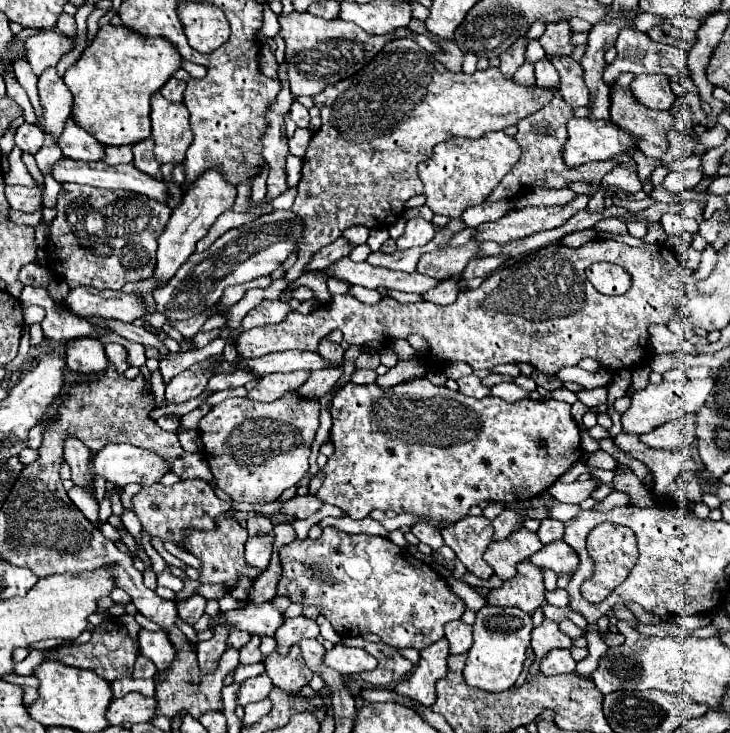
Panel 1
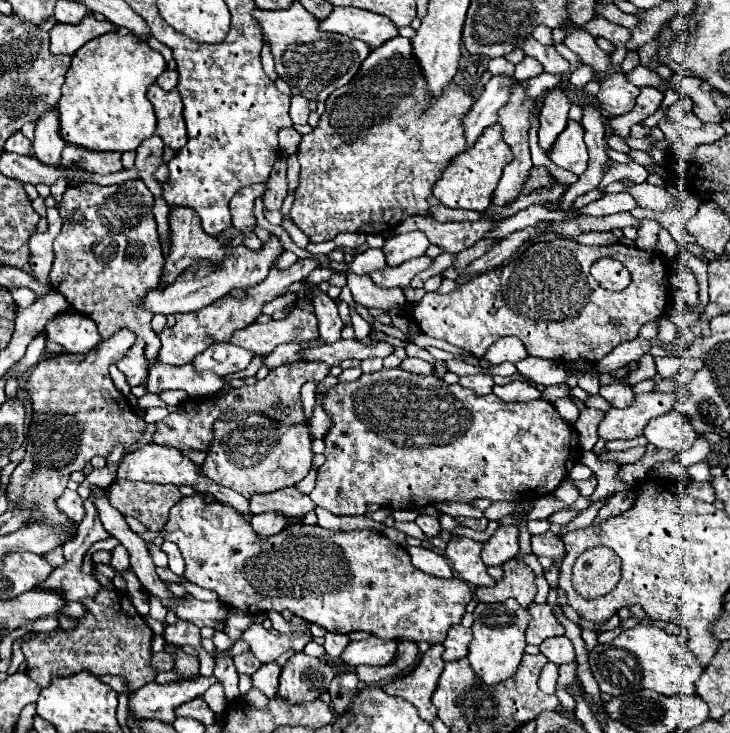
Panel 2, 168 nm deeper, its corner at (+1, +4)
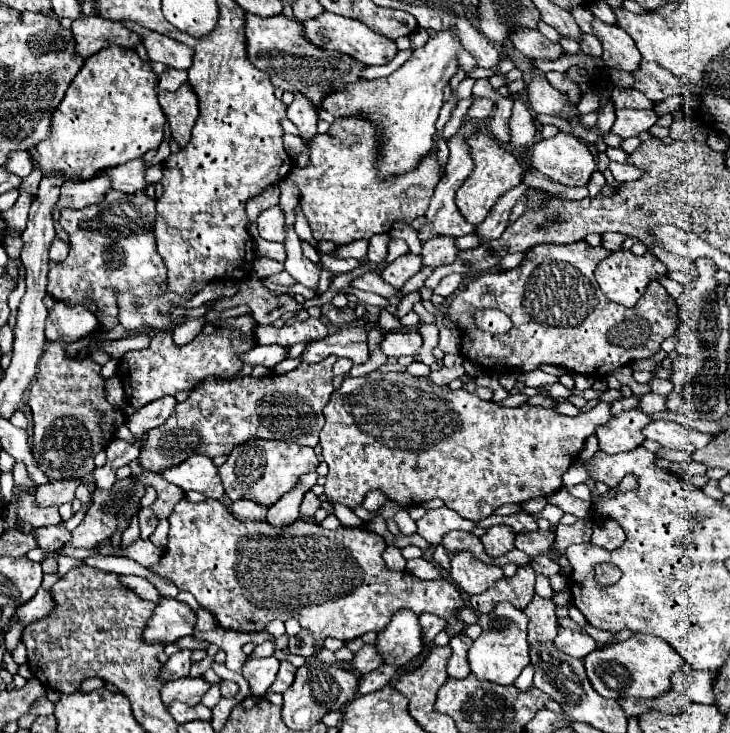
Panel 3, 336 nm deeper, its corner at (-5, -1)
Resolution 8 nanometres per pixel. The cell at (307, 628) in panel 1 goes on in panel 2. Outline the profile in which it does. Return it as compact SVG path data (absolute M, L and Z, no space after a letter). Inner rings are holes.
M252 624L248 630L242 632L242 640L250 646L250 652L262 664L266 664L266 662L274 662L280 654L284 654L290 648L294 648L296 652L300 652L306 646L308 636L272 634L266 628L262 628L260 624Z

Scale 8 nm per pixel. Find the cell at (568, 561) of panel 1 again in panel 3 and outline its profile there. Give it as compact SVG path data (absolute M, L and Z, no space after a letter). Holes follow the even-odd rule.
M548 529L548 531L534 531L534 533L518 533L516 549L524 551L530 557L544 555L544 553L548 553L552 549L554 539L556 539L556 535L554 535L552 529Z

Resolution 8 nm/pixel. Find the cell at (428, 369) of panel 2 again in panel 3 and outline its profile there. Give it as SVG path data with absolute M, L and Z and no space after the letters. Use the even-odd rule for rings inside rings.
M454 365L454 367L442 367L438 371L432 371L428 375L428 379L434 383L434 385L448 385L452 379L458 379L458 377L464 377L464 367L462 365Z

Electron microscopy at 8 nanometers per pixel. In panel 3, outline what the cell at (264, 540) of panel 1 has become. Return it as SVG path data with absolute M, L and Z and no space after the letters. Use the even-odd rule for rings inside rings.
M306 473L302 477L302 483L298 483L298 487L294 491L288 491L286 495L282 495L270 509L266 515L266 523L270 523L272 527L286 527L290 523L294 523L298 519L298 503L302 501L302 495L306 491L310 491L312 485L316 485L318 473Z

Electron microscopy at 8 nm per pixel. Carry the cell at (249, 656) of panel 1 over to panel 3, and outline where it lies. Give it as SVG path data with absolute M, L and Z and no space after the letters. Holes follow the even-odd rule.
M178 679L178 681L168 681L164 683L160 697L164 705L170 705L172 701L182 701L186 705L198 705L204 693L210 689L210 683L204 679Z

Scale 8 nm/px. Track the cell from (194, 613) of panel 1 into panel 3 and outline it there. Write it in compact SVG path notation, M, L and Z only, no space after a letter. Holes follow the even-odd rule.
M180 649L178 653L170 655L170 659L168 659L168 663L164 665L160 677L162 677L164 681L172 681L172 679L186 677L188 671L190 671L190 663L192 663L192 661L190 661L190 655L192 655L190 649Z

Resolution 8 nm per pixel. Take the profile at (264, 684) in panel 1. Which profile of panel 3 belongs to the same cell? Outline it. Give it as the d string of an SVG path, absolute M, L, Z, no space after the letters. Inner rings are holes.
M282 661L280 669L278 669L278 675L276 675L276 681L270 685L270 691L272 693L284 693L292 685L294 673L296 673L296 667L288 661Z

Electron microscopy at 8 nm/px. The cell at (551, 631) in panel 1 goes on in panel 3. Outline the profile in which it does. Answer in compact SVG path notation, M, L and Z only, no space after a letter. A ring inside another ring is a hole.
M534 595L534 599L528 603L524 613L530 617L530 623L528 623L528 643L530 645L552 641L556 637L558 623L556 623L554 609L556 607L552 601L542 599L538 595Z

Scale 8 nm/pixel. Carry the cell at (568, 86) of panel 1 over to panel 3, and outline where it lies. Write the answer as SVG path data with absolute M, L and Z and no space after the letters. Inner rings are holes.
M516 29L510 37L512 45L530 61L556 61L562 55L562 47L558 47L558 43L550 43L538 29Z

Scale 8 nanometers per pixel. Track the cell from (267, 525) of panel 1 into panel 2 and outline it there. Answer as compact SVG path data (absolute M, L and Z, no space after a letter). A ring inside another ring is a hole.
M148 444L132 454L124 454L122 462L120 462L120 468L118 468L118 478L120 480L140 480L140 482L158 482L158 484L174 484L174 486L182 486L182 484L188 484L192 486L196 492L200 494L212 494L218 502L222 504L228 504L232 506L234 510L238 510L240 514L244 516L250 516L248 512L248 500L242 498L242 494L230 490L230 488L224 488L216 482L212 482L210 478L204 478L200 474L200 466L194 464L190 458L186 458L180 450L176 448L170 448L170 446L156 446L156 444Z

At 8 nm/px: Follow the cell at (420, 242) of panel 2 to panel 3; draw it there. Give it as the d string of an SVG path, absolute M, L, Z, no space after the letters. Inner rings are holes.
M408 251L386 265L386 269L382 271L382 279L386 279L390 285L400 289L414 273L420 271L420 267L422 267L422 257Z

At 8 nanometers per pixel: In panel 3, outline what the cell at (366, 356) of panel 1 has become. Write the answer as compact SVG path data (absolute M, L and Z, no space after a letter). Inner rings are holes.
M396 331L386 333L384 341L380 343L380 349L386 357L398 359L404 355L416 355L422 347L422 337L416 331Z

